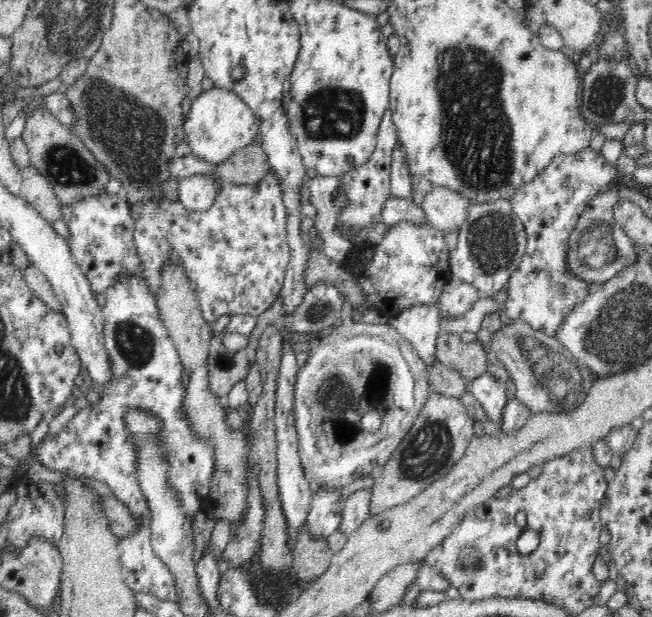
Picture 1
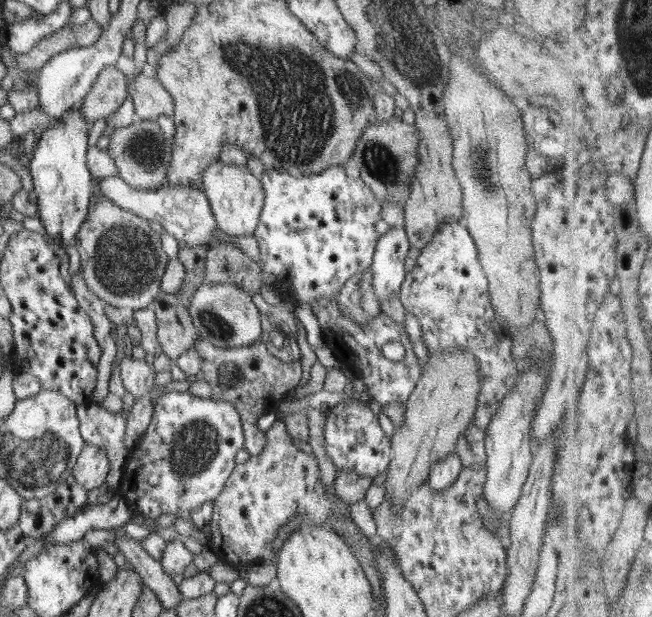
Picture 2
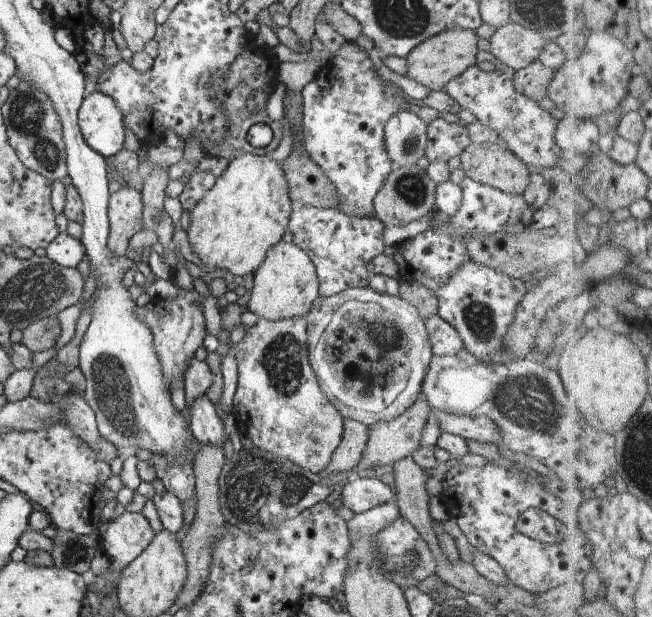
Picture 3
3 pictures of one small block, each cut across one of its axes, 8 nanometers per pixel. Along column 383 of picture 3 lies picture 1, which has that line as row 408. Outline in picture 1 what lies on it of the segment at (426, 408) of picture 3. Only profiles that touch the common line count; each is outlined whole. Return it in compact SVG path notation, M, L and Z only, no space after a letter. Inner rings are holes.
M432 390L414 424L389 456L384 469L374 478L373 487L370 489L369 515L377 515L386 509L408 502L421 490L430 486L436 478L446 476L477 433L477 426L467 415L461 399L444 396Z

